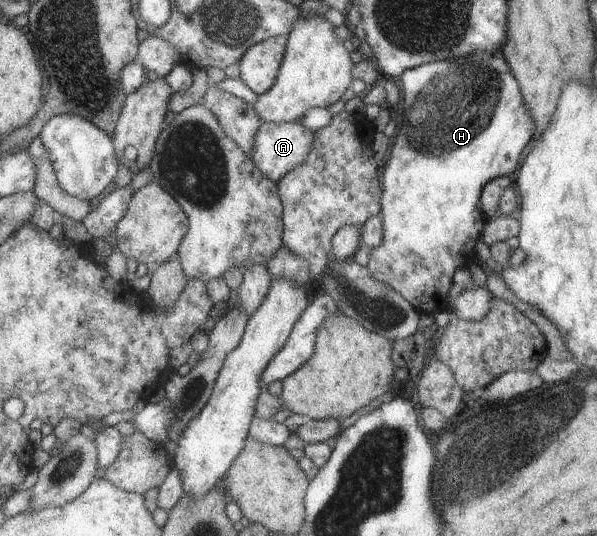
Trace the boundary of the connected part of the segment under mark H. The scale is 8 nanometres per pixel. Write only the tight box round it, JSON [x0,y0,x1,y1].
[367,48,533,315]

